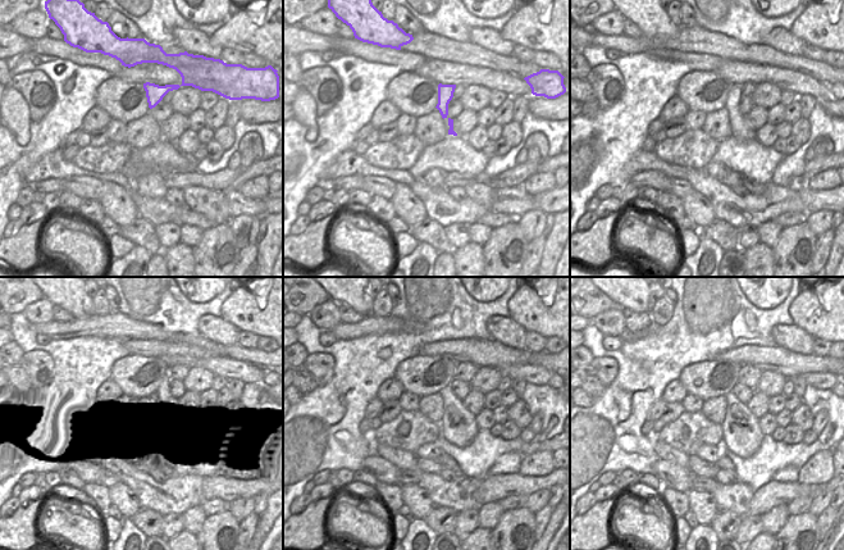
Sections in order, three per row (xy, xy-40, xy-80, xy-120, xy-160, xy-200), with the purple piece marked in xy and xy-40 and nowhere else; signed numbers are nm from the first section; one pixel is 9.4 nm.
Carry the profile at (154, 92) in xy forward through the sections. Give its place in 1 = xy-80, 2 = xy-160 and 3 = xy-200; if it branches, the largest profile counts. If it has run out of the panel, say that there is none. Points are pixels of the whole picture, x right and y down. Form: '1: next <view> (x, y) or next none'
1: next xy-80 (743, 128)
2: next xy-160 (465, 423)
3: next xy-200 (751, 426)

